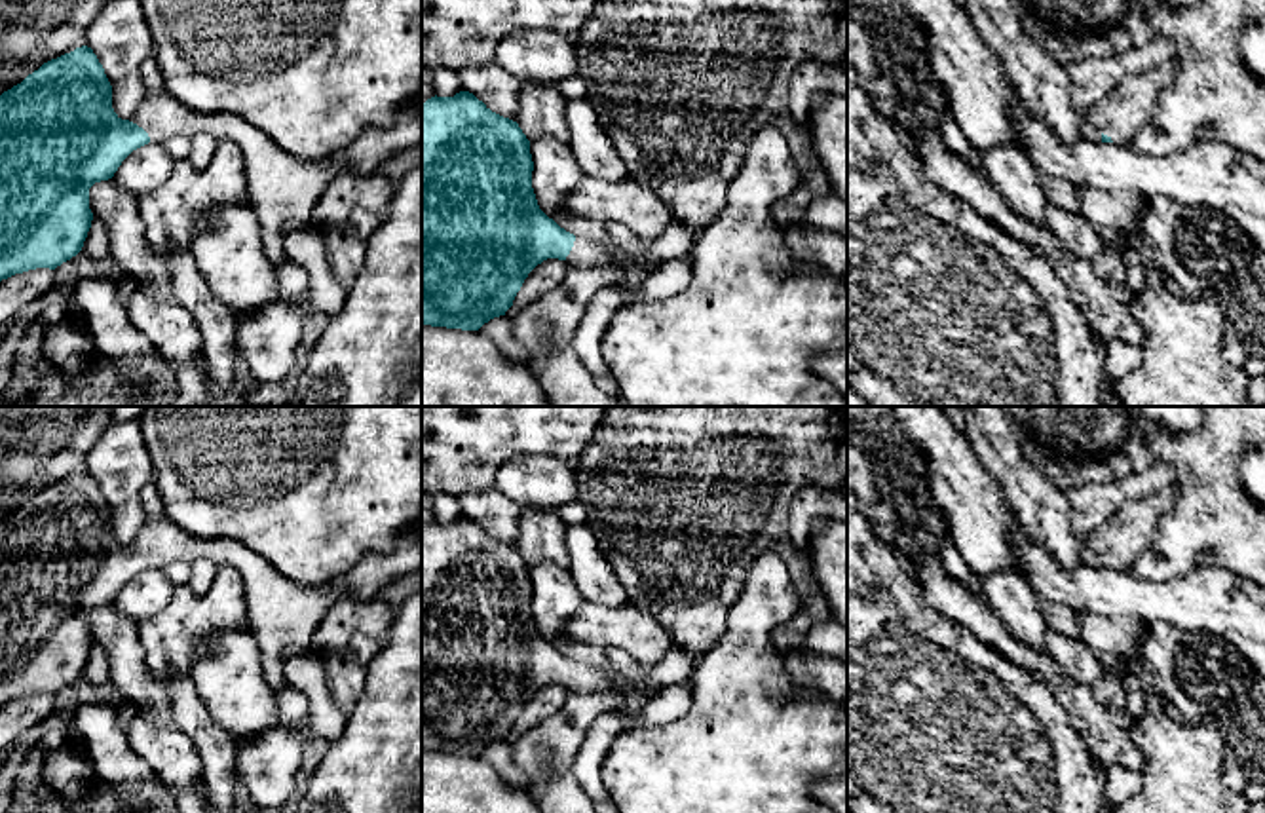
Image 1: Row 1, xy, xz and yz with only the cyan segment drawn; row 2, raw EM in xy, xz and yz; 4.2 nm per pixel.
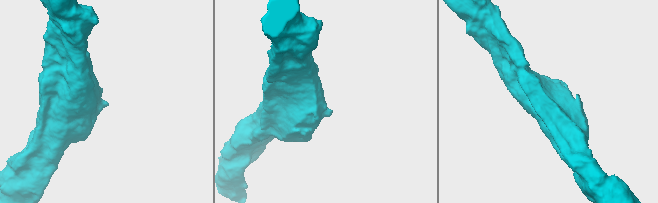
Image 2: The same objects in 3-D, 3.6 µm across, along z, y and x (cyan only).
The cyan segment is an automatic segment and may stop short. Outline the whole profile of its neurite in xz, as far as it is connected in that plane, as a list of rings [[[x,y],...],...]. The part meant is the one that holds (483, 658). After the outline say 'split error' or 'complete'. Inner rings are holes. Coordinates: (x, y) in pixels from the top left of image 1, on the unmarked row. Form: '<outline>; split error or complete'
[[[460,517],[454,522],[431,522],[422,528],[422,750],[479,756],[494,743],[505,741],[513,731],[517,718],[520,716],[528,699],[547,684],[564,686],[570,693],[610,693],[615,699],[614,714],[627,716],[640,709],[646,701],[642,690],[632,684],[629,674],[619,671],[610,661],[604,667],[576,663],[549,644],[538,631],[532,614],[534,587],[530,579],[530,566],[522,558],[517,547],[492,538],[482,526],[469,517]]]; split error

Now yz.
[[[1164,486],[1138,500],[1124,500],[1117,513],[1096,528],[1086,543],[1102,557],[1102,568],[1130,570],[1151,547],[1161,519],[1176,507],[1176,486]]]; split error

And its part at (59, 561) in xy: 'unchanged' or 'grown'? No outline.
grown

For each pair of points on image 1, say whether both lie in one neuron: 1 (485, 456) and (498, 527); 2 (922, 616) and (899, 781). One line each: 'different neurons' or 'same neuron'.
1: different neurons
2: same neuron

